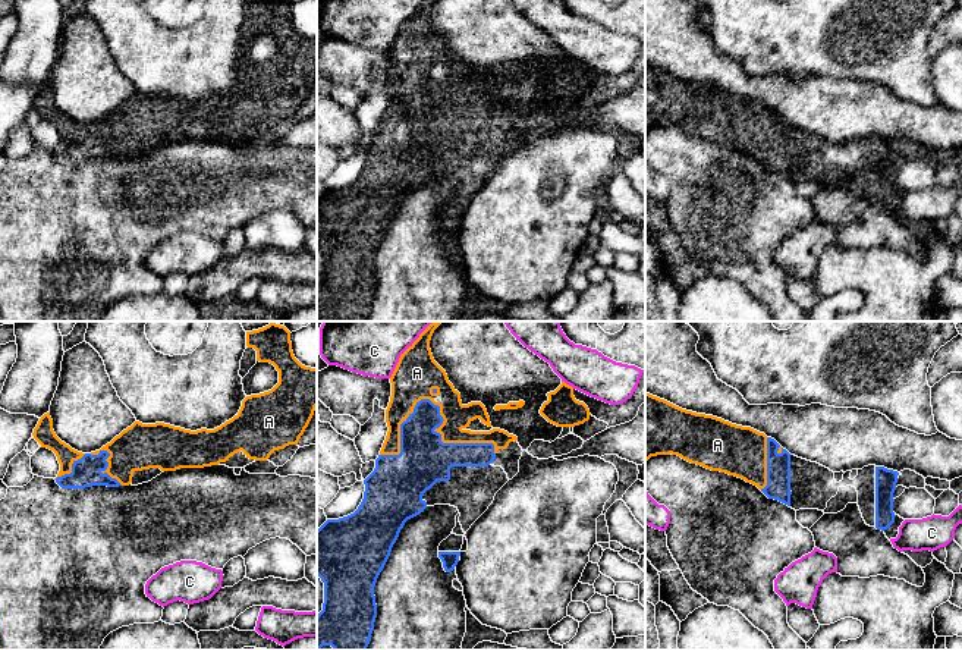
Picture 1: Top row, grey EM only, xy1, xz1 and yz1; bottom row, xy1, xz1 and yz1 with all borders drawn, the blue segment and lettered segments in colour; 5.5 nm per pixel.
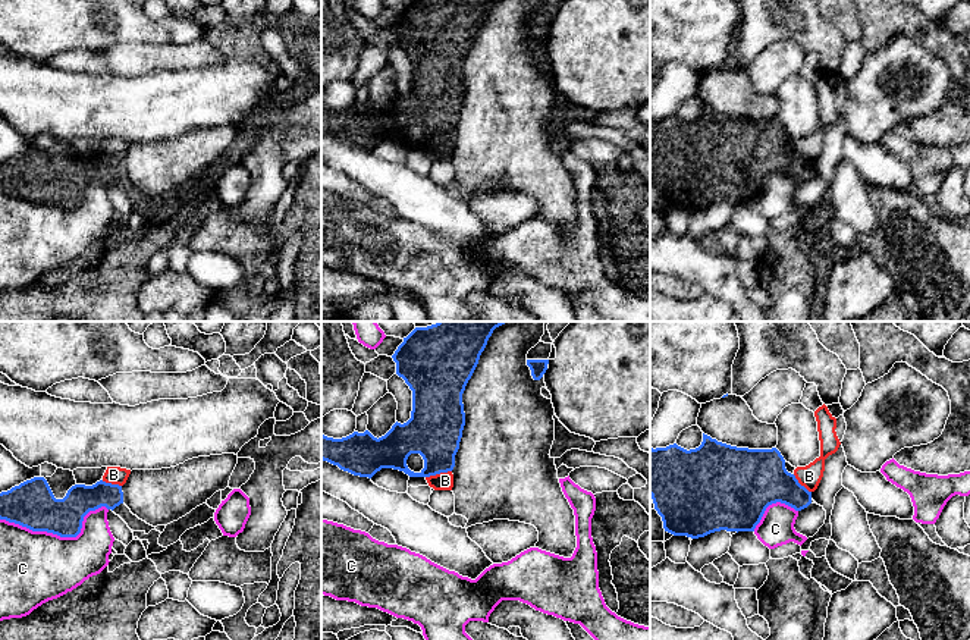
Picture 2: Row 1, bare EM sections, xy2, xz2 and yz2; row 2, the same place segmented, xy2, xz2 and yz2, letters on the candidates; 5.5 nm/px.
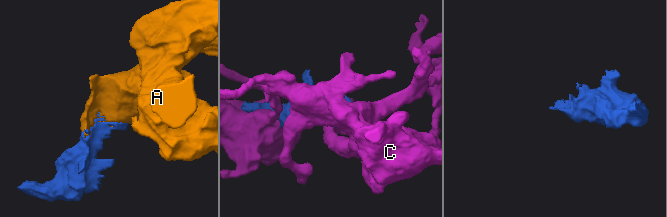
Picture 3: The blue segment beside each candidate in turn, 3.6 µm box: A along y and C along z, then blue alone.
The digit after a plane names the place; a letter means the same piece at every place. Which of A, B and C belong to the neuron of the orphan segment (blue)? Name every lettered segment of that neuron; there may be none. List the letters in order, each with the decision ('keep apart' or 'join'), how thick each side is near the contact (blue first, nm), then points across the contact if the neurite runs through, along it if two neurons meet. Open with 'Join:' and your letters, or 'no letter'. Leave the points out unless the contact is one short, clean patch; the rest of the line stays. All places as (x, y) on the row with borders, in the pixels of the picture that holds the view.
Join: A
A: join; 240 nm thick on the blue side, 240 nm on the other
B: keep apart; 300 nm thick on the blue side, 100 nm on the other; border along xz2 (451, 470), (426, 477)
C: keep apart; 260 nm thick on the blue side, 400 nm on the other

